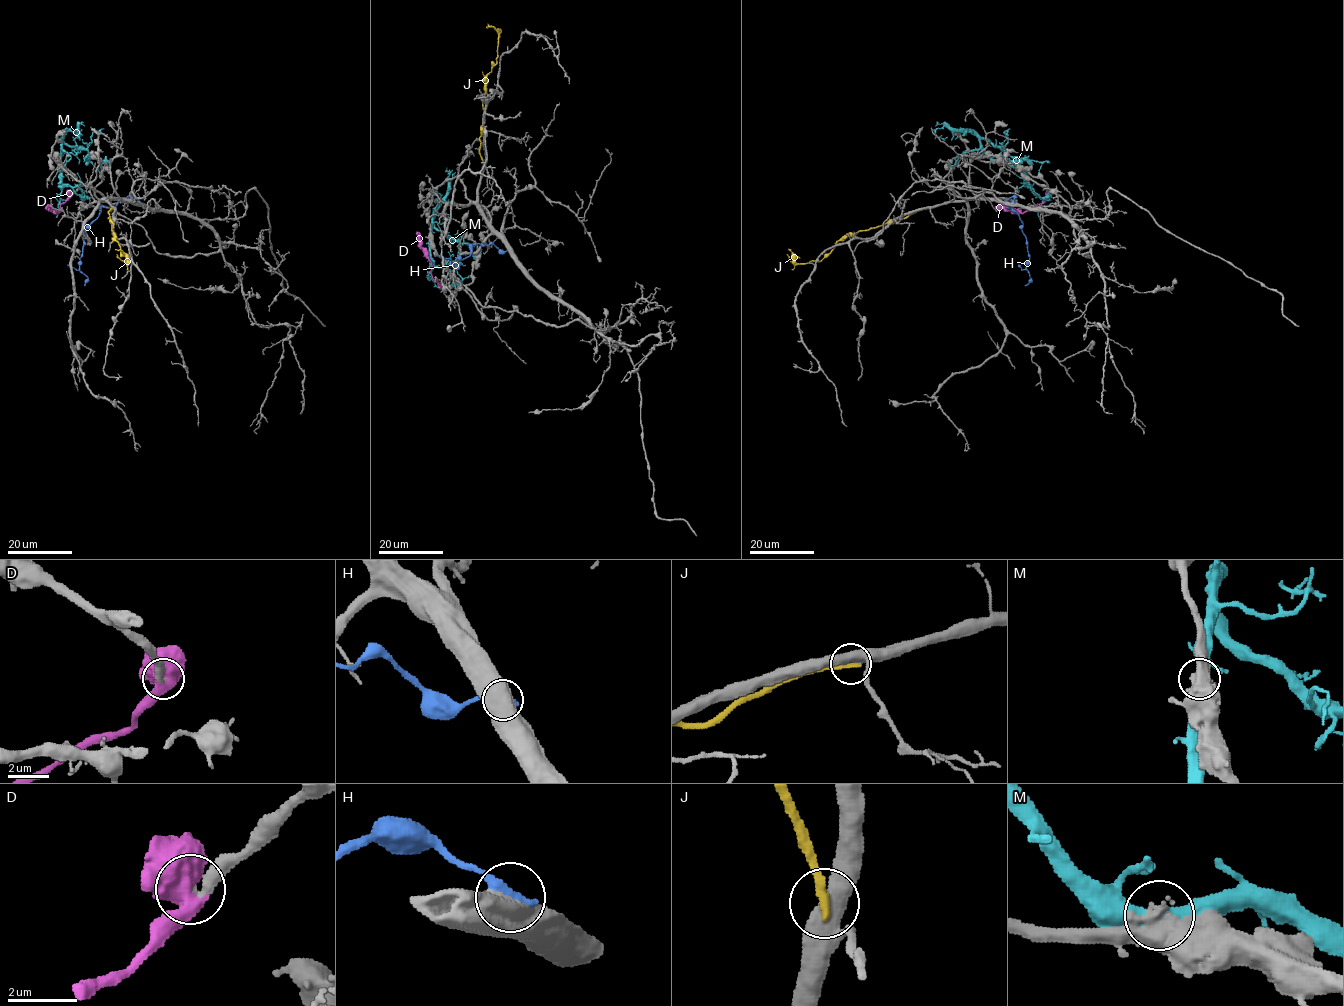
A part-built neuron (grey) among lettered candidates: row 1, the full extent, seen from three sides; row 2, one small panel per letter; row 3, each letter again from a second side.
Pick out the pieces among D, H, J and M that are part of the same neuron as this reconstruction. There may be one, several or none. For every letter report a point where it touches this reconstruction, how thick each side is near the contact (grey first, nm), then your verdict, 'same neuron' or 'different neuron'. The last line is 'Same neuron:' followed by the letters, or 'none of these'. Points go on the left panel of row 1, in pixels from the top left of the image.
D: meets grey at (70, 194); 320 nm thick on the grey side, 700 nm on the other; same neuron
H: meets grey at (140, 202); 800 nm thick on the grey side, 360 nm on the other; different neuron
J: meets grey at (113, 208); 460 nm thick on the grey side, 260 nm on the other; different neuron
M: meets grey at (59, 160); 440 nm thick on the grey side, 440 nm on the other; different neuron
Same neuron: D

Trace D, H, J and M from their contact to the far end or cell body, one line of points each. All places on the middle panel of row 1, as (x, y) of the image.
D: (441, 286), (432, 277), (431, 264), (425, 256), (417, 231)
H: (511, 251), (474, 244), (470, 256), (450, 263), (458, 267), (455, 261)
J: (483, 165), (479, 141), (484, 122), (485, 79), (496, 62), (498, 34), (486, 27)
M: (430, 234), (433, 218), (436, 228), (459, 243), (459, 275), (462, 278), (470, 275)

